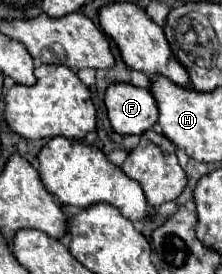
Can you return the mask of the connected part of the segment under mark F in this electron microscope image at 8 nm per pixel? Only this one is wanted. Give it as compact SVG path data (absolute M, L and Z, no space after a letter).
M112 84L106 88L104 104L108 110L108 120L118 134L142 134L158 120L156 100L146 88Z

